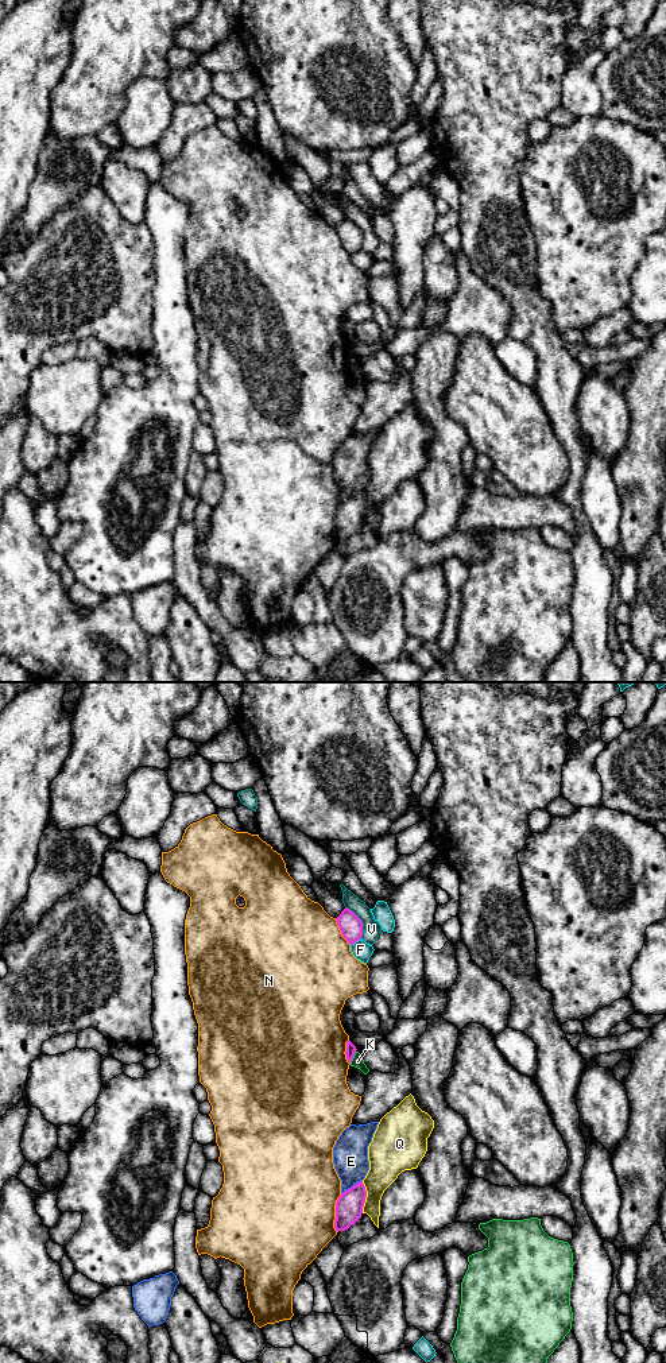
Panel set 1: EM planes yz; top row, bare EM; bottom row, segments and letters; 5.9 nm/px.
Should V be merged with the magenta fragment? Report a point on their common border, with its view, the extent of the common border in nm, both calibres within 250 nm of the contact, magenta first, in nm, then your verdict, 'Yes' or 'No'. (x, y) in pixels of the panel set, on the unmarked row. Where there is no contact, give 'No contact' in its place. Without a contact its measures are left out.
Touches magenta at yz (361, 232). Shared border 220 nm. Thickness 140 nm (magenta) against 110 nm. No

